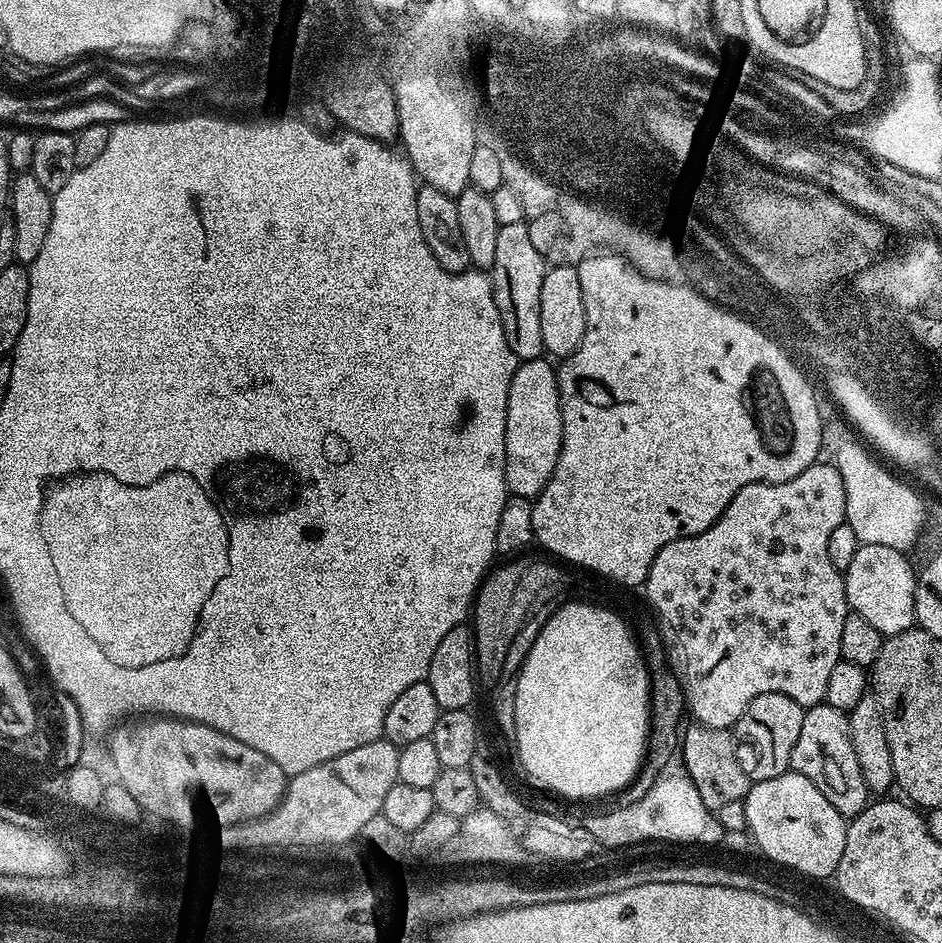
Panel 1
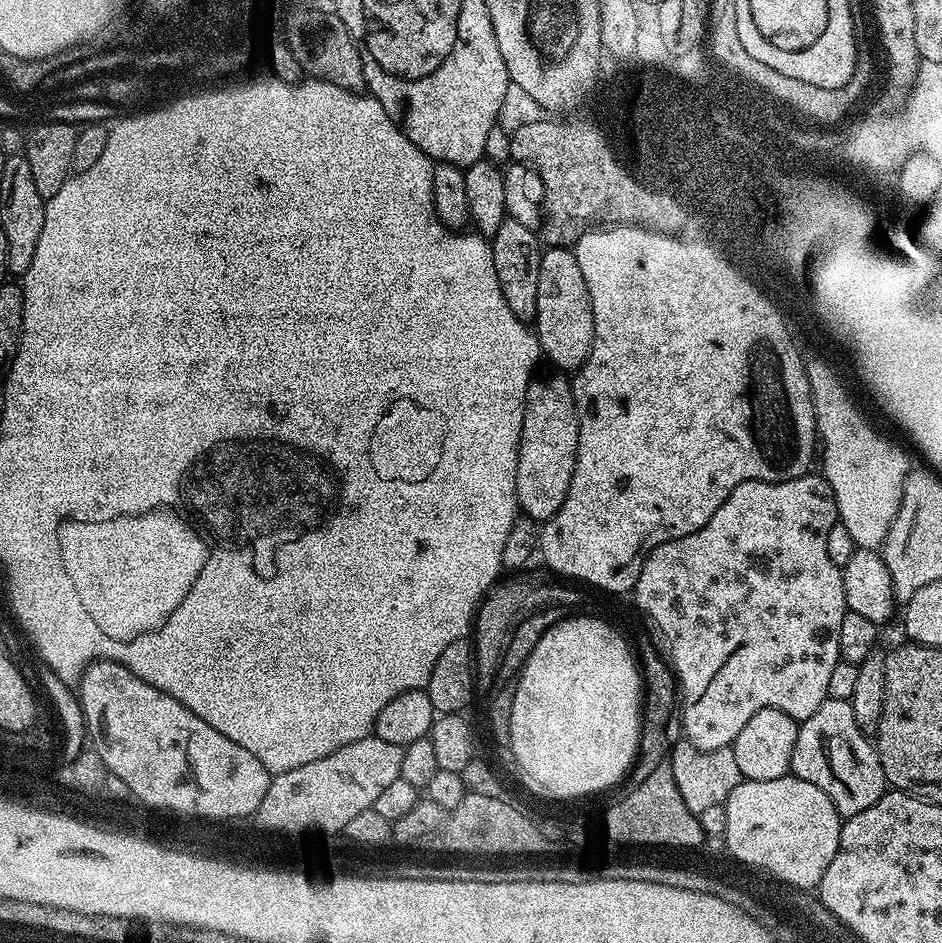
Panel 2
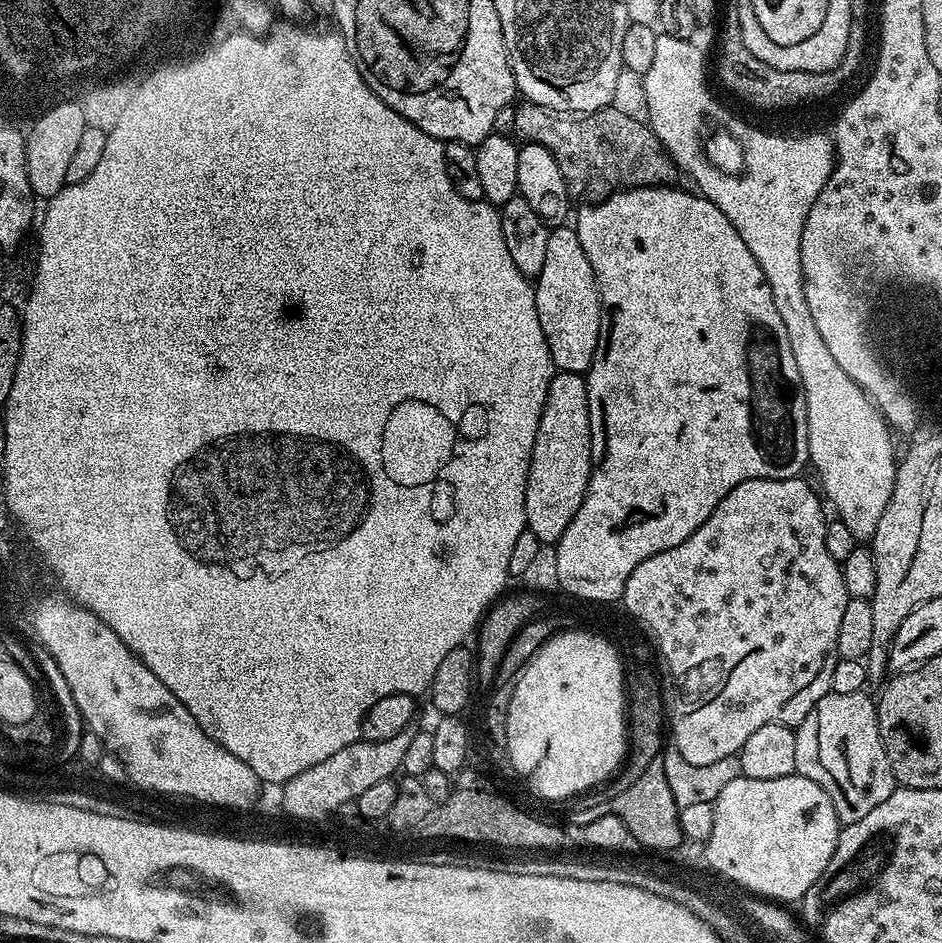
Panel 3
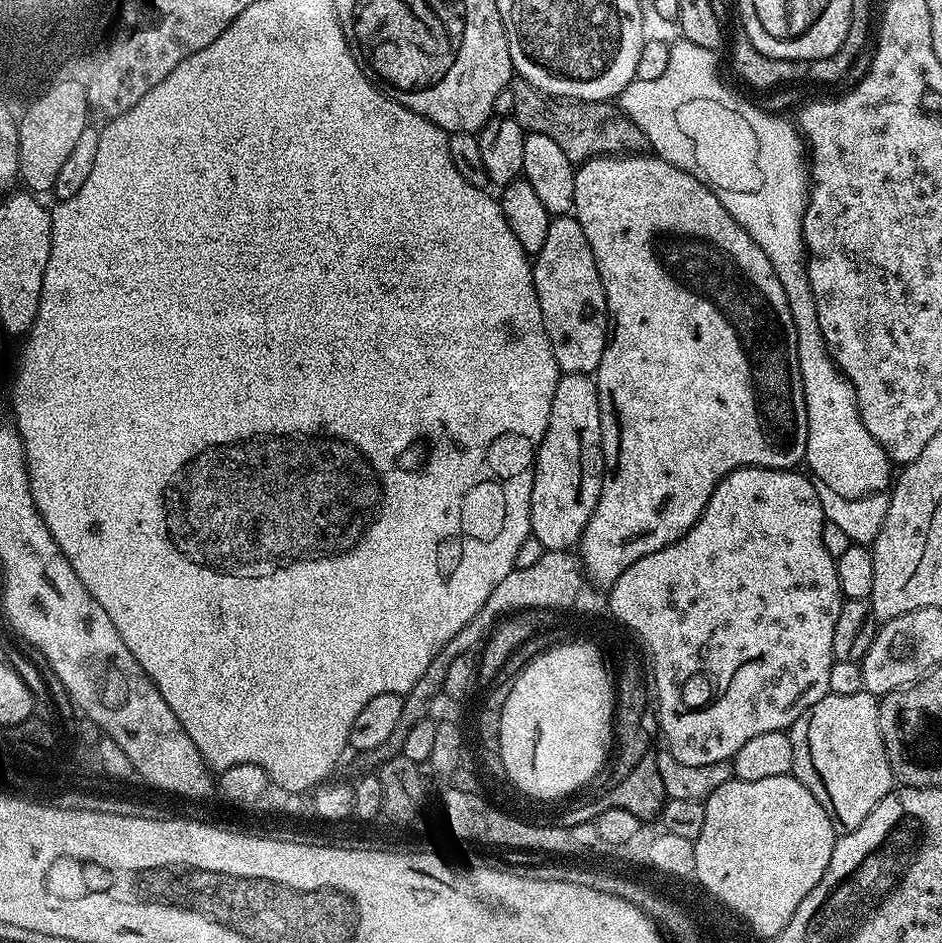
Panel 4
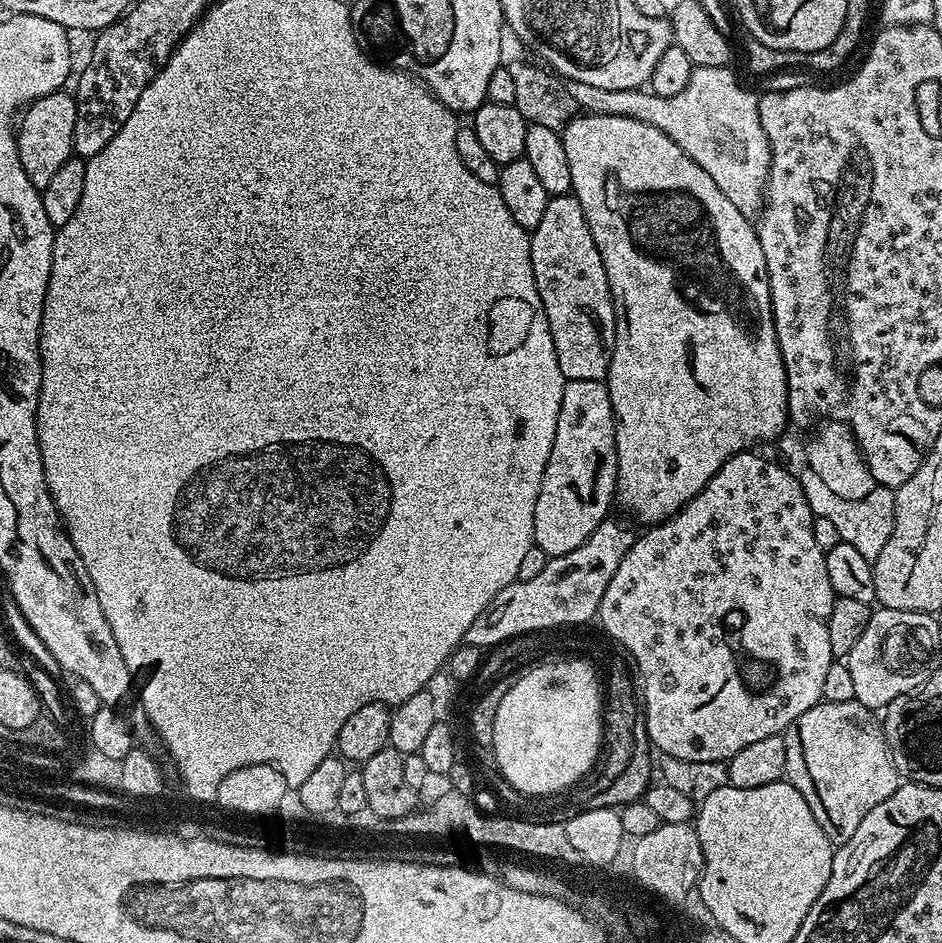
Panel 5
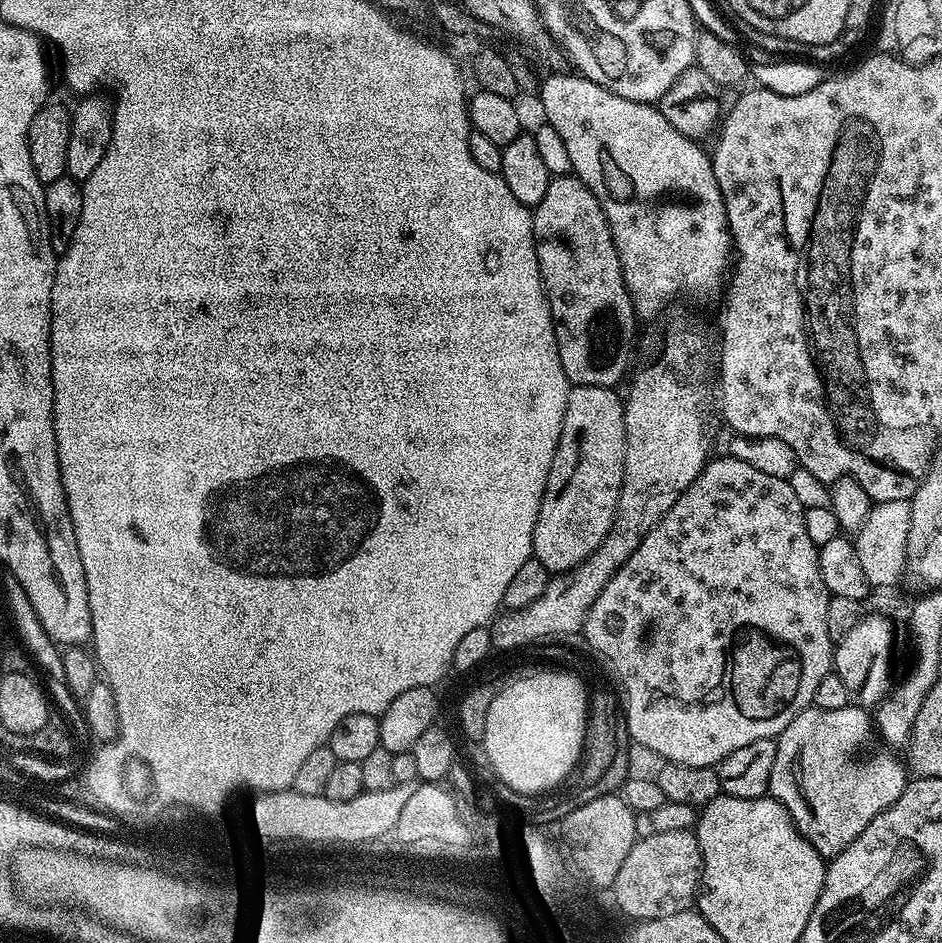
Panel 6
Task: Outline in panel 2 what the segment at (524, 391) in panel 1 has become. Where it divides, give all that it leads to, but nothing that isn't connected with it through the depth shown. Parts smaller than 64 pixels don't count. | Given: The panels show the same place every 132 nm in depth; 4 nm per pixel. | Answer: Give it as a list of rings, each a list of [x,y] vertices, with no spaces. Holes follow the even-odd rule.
[[[567,375],[548,376],[545,380],[533,379],[528,386],[528,401],[524,411],[524,425],[520,439],[518,456],[518,474],[516,475],[516,493],[520,503],[520,512],[531,520],[543,522],[549,520],[566,502],[570,482],[574,478],[574,466],[578,458],[580,441],[580,416],[576,412],[576,398],[572,393],[572,380]]]

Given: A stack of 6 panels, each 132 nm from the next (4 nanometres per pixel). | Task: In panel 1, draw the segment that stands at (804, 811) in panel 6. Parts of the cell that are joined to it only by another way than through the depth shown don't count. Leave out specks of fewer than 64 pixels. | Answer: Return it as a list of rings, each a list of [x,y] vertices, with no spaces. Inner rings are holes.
[[[827,702],[815,704],[807,709],[802,718],[802,731],[794,750],[790,754],[791,771],[802,774],[826,794],[830,806],[851,818],[867,808],[870,803],[870,789],[862,776],[862,766],[858,764],[858,754],[854,754],[852,731],[848,713],[830,706]]]

